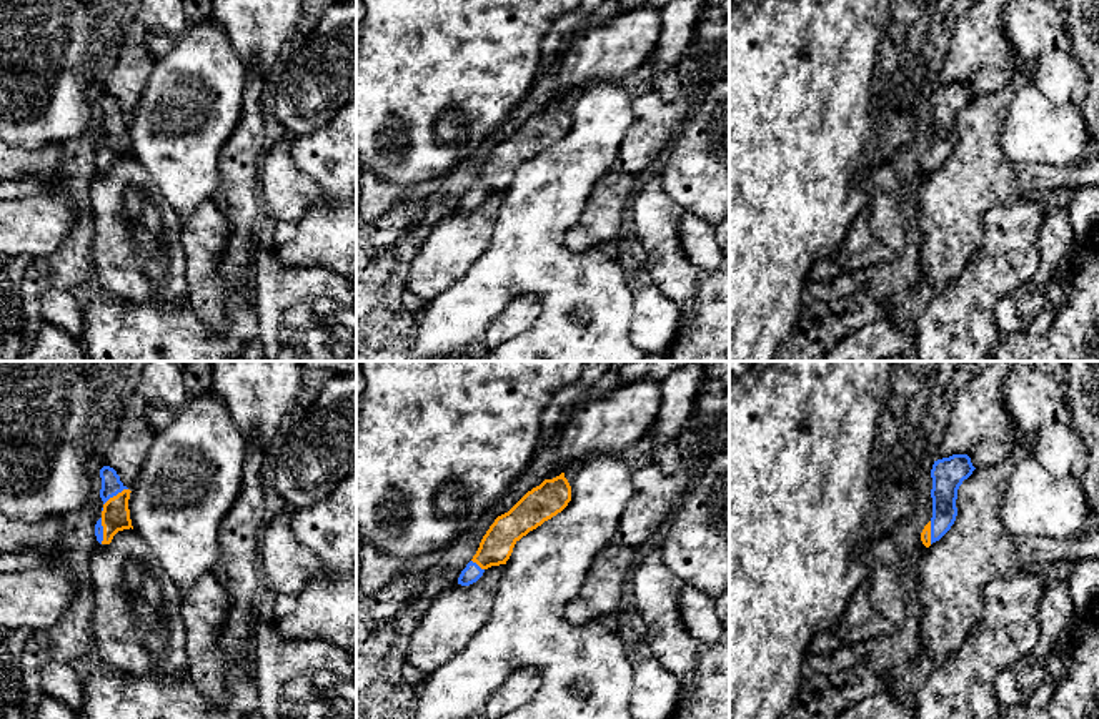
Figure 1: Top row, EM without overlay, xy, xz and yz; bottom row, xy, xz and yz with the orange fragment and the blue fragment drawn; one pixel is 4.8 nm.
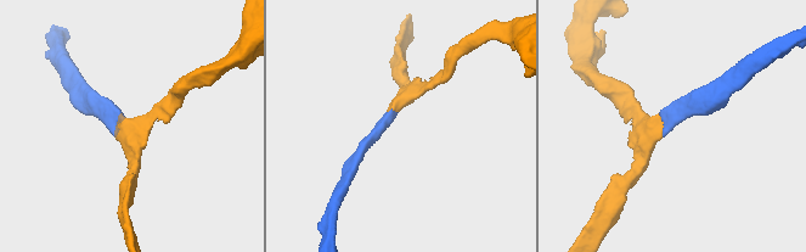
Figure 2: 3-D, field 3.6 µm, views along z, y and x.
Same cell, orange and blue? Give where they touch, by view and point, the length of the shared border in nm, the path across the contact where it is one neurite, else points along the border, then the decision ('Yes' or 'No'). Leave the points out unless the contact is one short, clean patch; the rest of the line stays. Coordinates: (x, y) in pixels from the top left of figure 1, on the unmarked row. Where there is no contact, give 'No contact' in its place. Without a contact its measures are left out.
Touches orange at xy (117, 122). Shared border 150 nm. Path across: xy (115, 143), (117, 122), (110, 109). Yes

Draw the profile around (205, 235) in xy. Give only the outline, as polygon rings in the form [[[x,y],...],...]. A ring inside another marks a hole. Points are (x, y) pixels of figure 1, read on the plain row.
[[[211,200],[180,216],[180,221],[190,306],[206,325],[225,330],[231,290],[220,268],[230,241],[228,223]]]

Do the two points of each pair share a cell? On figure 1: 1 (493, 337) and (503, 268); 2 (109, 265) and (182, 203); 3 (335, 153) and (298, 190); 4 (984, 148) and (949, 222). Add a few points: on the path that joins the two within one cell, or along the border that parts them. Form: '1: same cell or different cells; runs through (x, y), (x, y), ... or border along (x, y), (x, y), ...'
1: different cells; border along (530, 295), (515, 298), (490, 323), (482, 338)
2: different cells; border along (152, 177), (162, 195), (180, 215)
3: different cells; border along (292, 143), (293, 162), (320, 192), (303, 217)
4: same cell; runs through (978, 167), (978, 173), (951, 203)

